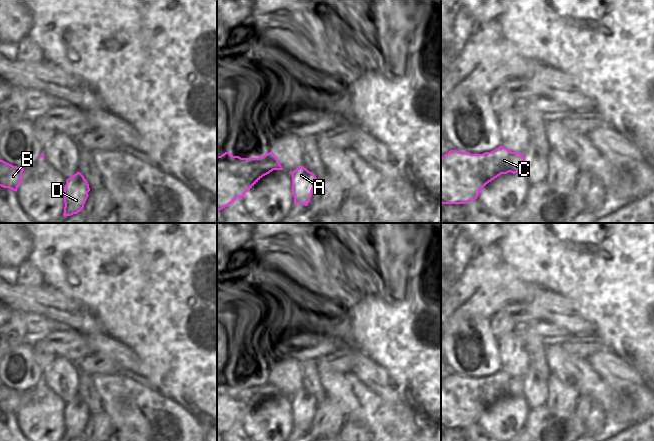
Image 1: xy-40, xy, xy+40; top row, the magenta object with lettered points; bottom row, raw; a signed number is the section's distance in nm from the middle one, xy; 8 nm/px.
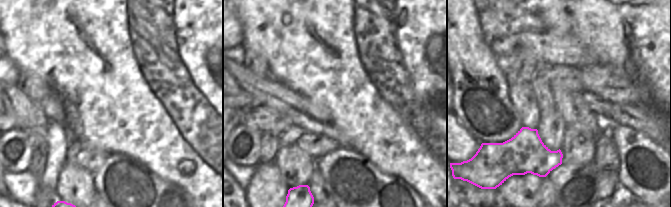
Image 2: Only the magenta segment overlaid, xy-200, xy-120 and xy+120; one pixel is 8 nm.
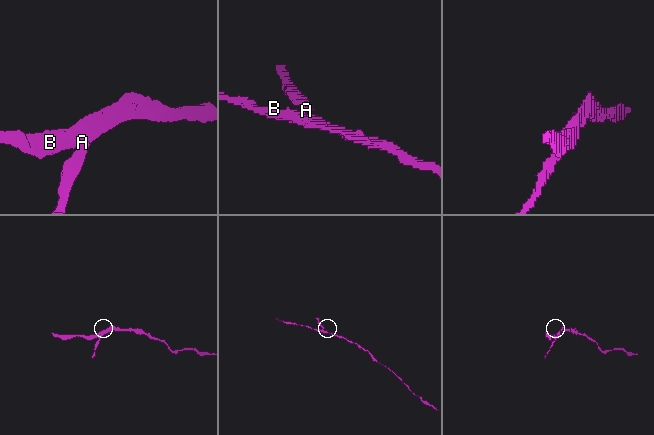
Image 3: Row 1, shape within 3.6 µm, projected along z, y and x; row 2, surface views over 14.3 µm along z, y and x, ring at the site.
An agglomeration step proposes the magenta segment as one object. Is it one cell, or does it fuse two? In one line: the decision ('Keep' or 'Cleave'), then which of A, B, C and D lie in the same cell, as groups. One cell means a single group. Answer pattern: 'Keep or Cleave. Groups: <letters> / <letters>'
Cleave. Groups: A D / B C.

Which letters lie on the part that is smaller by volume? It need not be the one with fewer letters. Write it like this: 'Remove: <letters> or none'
Remove: A, D.

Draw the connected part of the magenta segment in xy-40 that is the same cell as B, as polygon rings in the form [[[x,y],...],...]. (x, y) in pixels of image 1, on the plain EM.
[[[0,384],[0,410],[17,415],[21,405],[24,392],[13,390]]]

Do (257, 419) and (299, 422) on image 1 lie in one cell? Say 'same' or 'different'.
different

